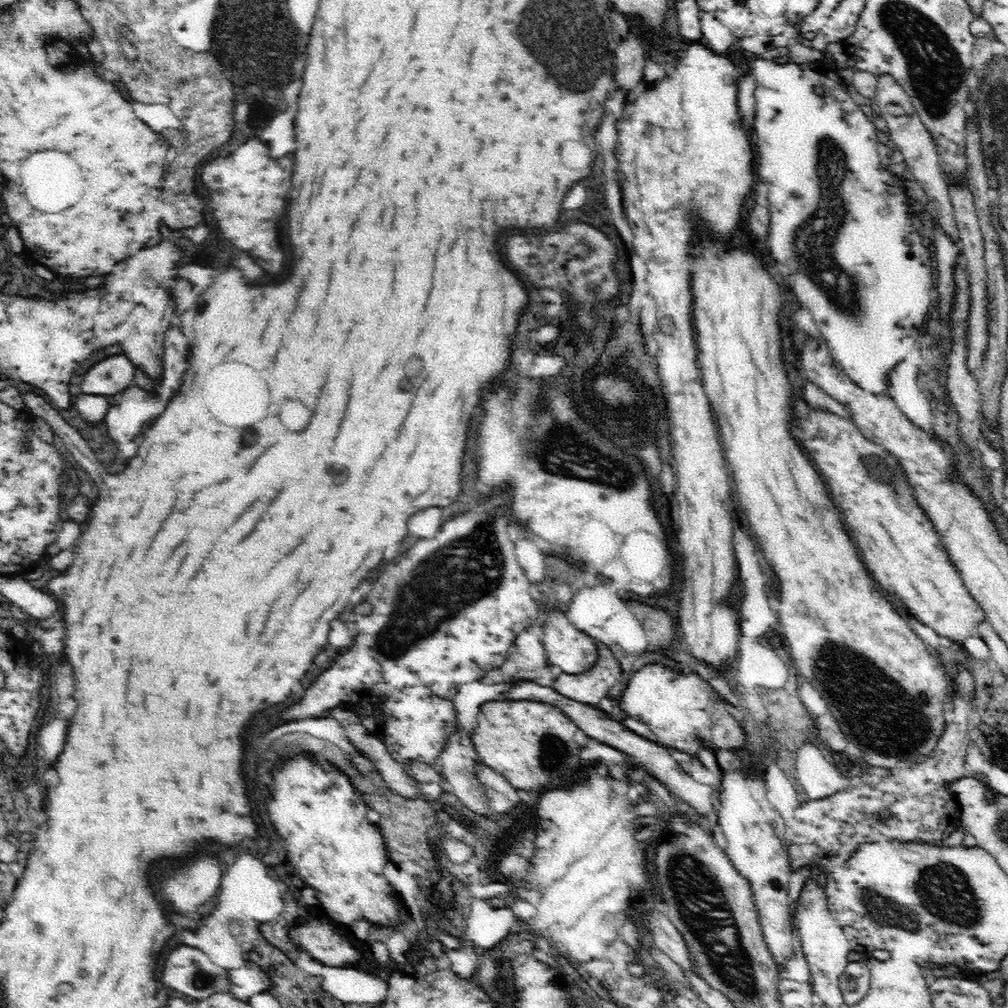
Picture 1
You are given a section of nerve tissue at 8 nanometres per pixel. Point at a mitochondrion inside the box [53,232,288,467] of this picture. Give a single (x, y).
(254, 437)

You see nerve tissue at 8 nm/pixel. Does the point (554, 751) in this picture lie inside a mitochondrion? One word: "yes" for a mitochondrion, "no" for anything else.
yes

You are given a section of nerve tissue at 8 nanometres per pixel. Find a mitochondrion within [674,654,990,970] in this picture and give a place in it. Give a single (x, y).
(942, 888)

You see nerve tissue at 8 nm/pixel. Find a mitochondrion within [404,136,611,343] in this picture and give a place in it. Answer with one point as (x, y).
(574, 241)

